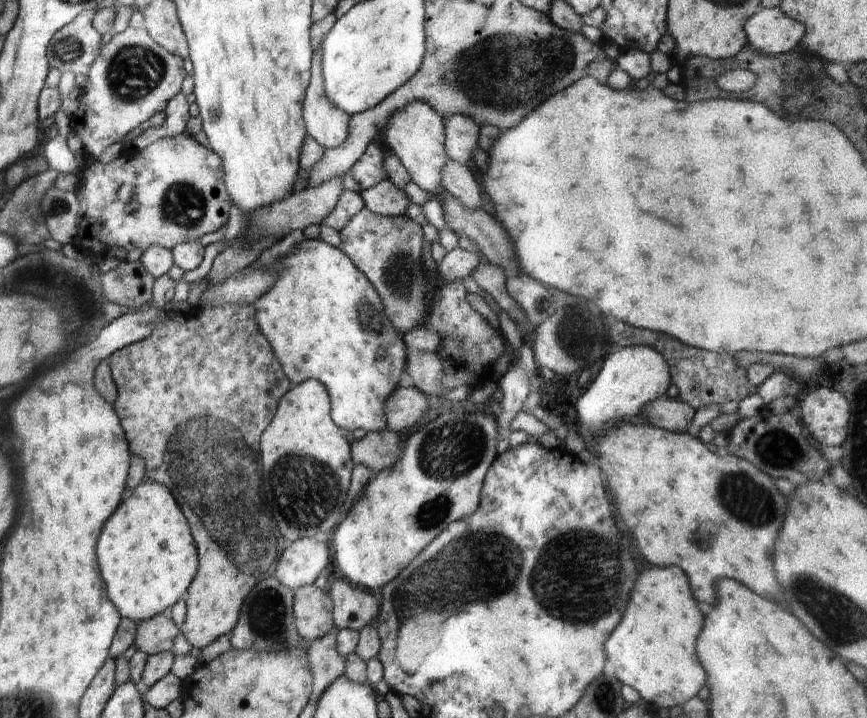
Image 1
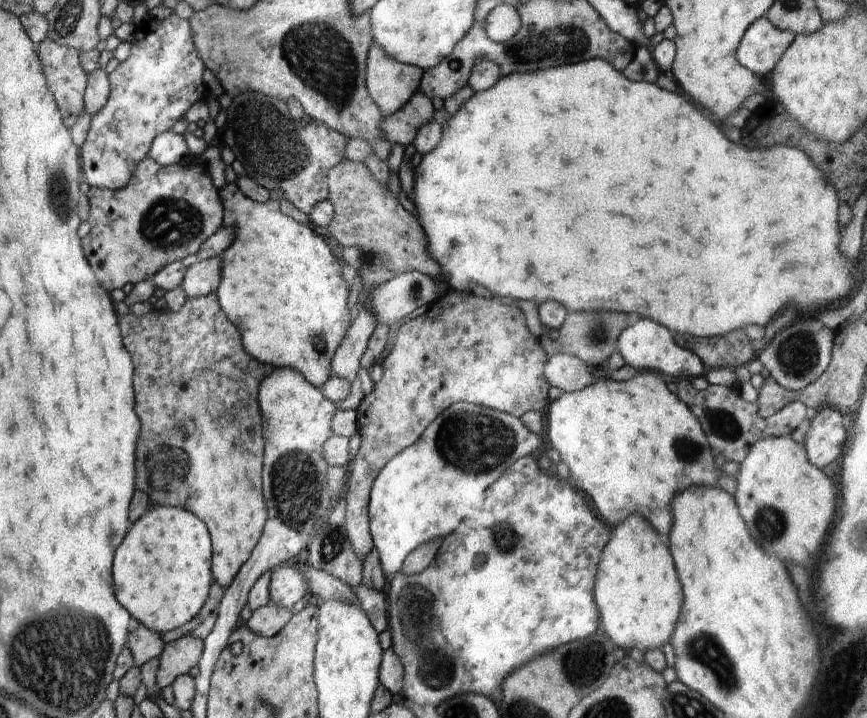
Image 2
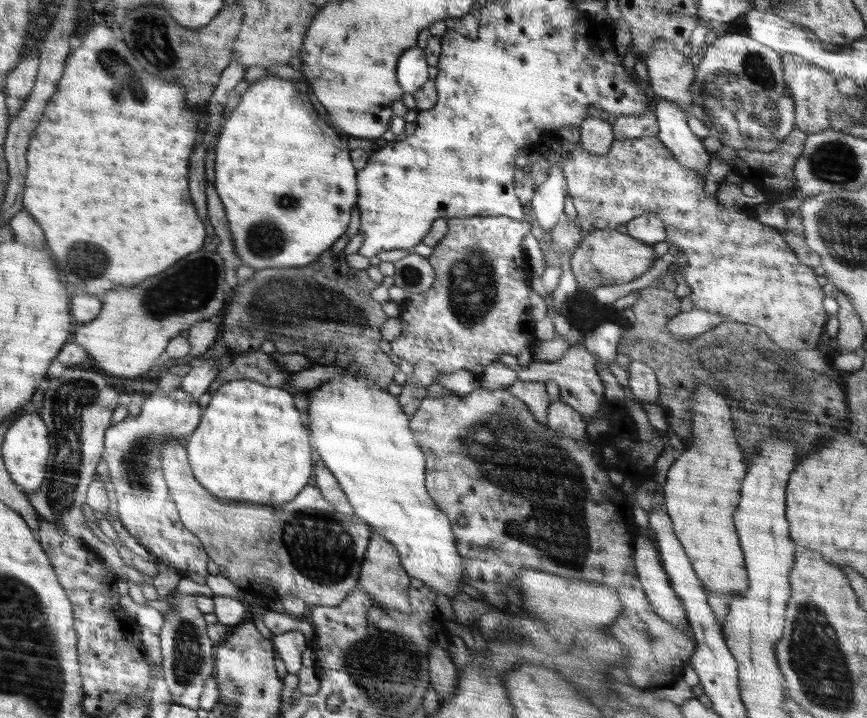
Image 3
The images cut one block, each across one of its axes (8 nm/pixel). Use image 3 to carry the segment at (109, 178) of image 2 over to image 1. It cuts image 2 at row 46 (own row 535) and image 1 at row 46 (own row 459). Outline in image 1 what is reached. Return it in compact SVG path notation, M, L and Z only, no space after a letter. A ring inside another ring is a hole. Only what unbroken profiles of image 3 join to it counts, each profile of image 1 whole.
M128 27L121 33L115 33L110 42L102 47L92 68L86 72L88 79L83 87L84 96L79 98L80 117L73 114L69 118L70 130L82 139L82 152L97 160L108 146L122 143L128 132L138 128L156 112L164 111L168 102L180 94L180 85L185 75L183 58L170 54L154 42L145 27Z

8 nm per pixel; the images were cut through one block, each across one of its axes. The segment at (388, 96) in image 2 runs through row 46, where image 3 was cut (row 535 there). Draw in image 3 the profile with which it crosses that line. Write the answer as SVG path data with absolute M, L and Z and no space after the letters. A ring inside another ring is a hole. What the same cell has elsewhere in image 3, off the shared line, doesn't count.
M371 534L357 588L362 590L366 596L370 596L370 600L373 600L374 604L386 609L387 612L394 610L409 613L411 608L408 588L411 579L405 568L400 564L400 556L398 556L398 552L396 552L396 548L392 546L392 543L384 540L378 534Z

